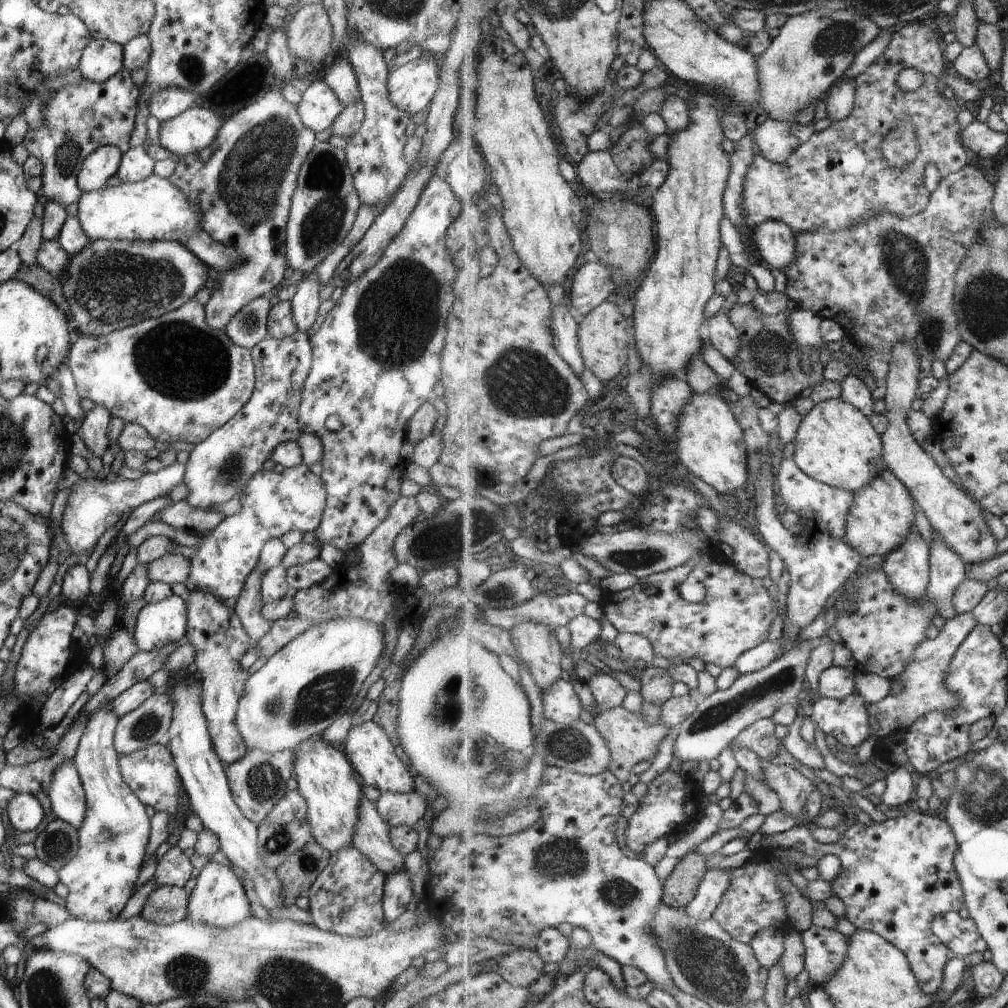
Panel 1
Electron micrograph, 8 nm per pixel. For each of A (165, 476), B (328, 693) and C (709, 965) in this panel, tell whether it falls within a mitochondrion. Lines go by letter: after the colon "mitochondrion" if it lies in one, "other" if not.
A: other
B: mitochondrion
C: mitochondrion

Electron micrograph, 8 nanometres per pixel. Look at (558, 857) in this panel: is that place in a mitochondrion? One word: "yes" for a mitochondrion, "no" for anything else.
yes

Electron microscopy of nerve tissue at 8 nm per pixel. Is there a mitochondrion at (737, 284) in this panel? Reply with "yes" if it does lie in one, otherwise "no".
no

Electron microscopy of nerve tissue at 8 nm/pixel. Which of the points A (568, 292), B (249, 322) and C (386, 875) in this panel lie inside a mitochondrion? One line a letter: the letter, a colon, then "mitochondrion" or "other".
A: other
B: mitochondrion
C: other

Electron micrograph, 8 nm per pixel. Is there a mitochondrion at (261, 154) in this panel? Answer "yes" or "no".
yes

